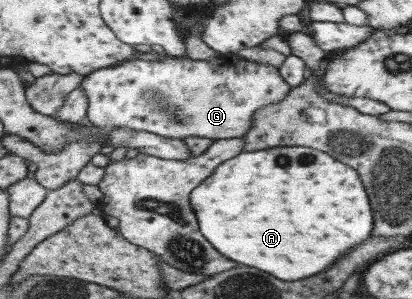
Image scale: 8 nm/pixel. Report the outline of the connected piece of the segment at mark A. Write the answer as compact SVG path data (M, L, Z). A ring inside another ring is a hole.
M277 146L236 154L191 190L189 204L195 212L199 232L221 256L263 270L285 282L309 278L327 270L335 260L347 254L347 250L363 242L373 228L367 194L355 169L319 150L297 146Z

